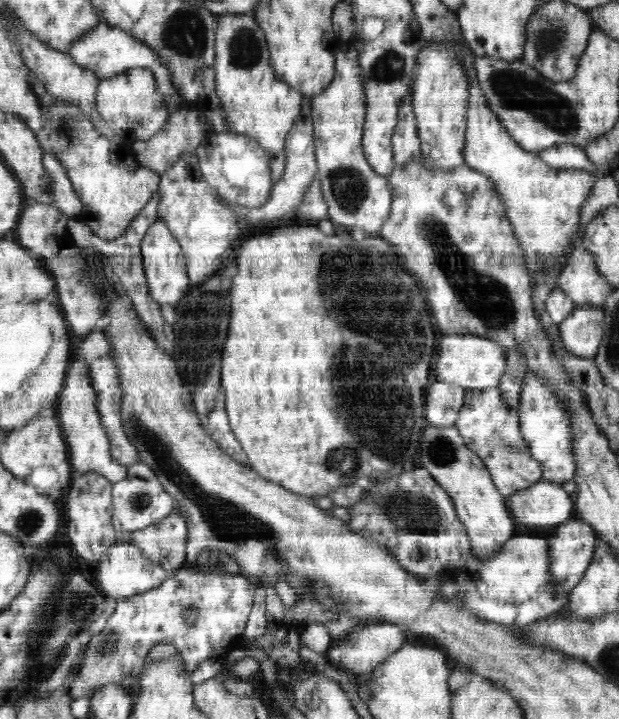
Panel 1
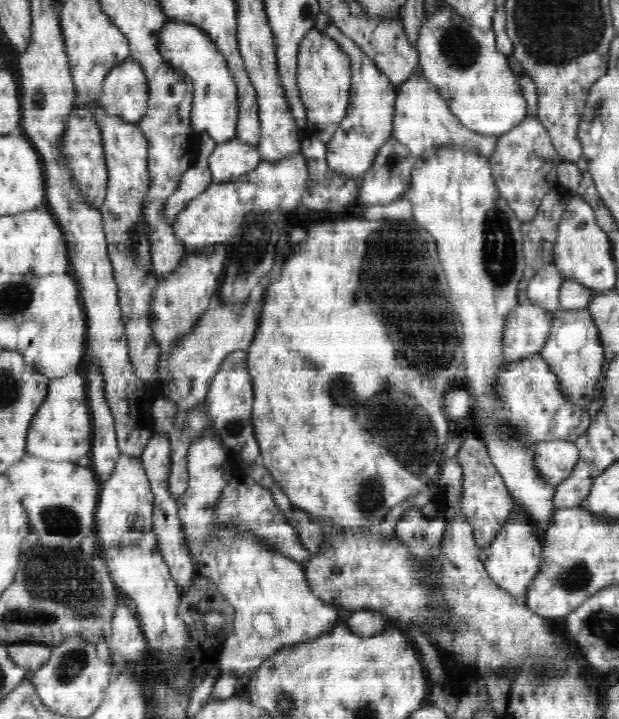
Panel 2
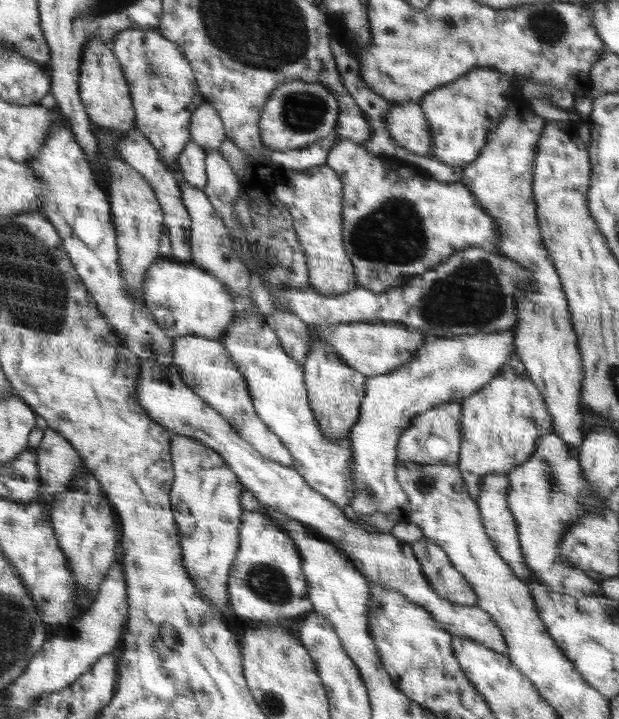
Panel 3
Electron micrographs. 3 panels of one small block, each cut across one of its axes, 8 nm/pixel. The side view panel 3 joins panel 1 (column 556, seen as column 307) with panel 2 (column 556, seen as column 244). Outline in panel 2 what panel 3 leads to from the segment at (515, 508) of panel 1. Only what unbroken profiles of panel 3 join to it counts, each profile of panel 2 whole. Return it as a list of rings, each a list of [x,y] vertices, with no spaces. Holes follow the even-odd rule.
[[[546,440],[534,448],[534,466],[537,473],[552,486],[558,486],[576,466],[580,451],[574,442]]]

